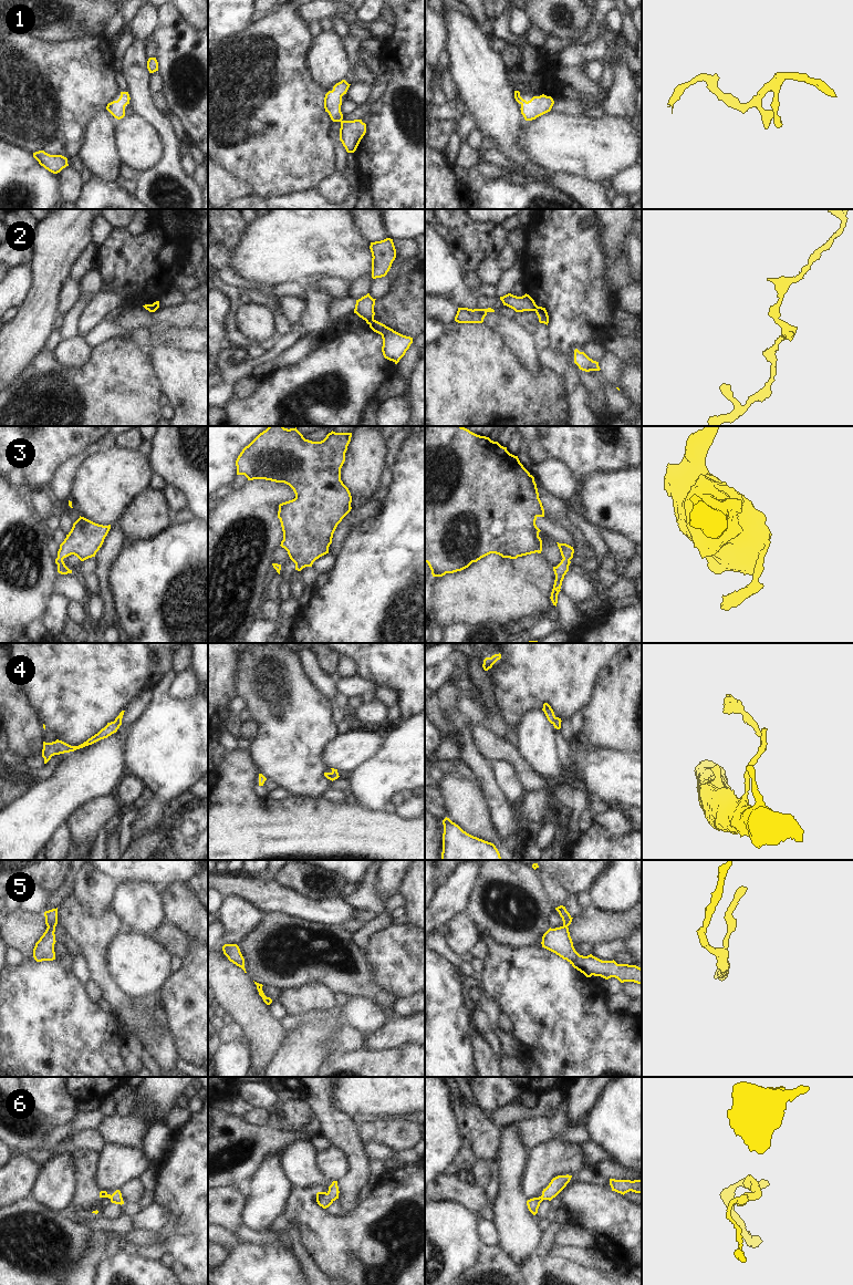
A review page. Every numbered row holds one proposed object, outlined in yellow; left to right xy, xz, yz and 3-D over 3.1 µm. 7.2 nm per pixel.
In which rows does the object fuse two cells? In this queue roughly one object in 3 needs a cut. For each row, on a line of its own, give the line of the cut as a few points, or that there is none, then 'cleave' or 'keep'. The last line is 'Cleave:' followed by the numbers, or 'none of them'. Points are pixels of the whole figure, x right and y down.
1: cut none; keep
2: cut xz (373, 318), (366, 321); cleave
3: cut none; keep
4: cut none; keep
5: cut none; keep
6: cut none; keep
Cleave: 2

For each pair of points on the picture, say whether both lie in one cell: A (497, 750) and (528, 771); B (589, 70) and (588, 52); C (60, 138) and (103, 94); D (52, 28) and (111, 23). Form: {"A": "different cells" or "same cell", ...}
{"A": "same cell", "B": "different cells", "C": "same cell", "D": "different cells"}

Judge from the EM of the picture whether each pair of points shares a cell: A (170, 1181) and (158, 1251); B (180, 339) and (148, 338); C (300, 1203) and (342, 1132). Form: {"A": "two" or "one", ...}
{"A": "one", "B": "one", "C": "two"}

